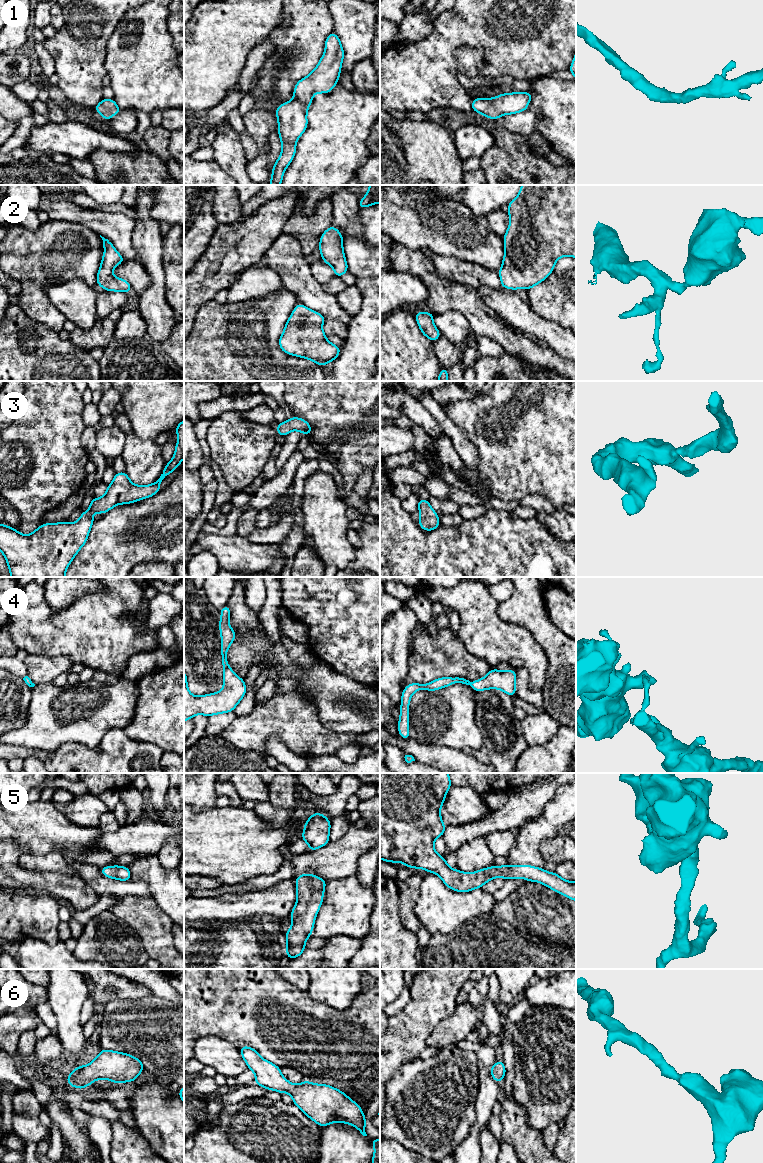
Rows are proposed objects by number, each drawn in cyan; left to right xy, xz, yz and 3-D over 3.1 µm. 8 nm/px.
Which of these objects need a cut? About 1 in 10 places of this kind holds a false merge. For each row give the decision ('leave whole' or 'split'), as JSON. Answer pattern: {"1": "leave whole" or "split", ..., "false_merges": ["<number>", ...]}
{"1": "leave whole", "2": "leave whole", "3": "leave whole", "4": "split", "5": "leave whole", "6": "leave whole", "false_merges": ["4"]}

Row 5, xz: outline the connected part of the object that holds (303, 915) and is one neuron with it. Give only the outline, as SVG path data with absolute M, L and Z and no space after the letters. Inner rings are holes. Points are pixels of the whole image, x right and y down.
M309 873L296 878L297 902L290 913L292 927L285 933L286 956L289 959L297 958L306 949L305 941L311 937L326 883L323 878Z

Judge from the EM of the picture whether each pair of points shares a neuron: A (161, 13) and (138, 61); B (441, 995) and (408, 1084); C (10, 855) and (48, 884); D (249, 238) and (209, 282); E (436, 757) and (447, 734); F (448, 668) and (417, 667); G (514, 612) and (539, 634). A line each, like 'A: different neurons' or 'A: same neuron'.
A: same neuron
B: different neurons
C: same neuron
D: same neuron
E: different neurons
F: same neuron
G: same neuron

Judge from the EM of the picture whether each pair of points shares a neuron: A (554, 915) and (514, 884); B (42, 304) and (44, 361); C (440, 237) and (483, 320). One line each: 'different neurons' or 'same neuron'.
A: different neurons
B: different neurons
C: different neurons

